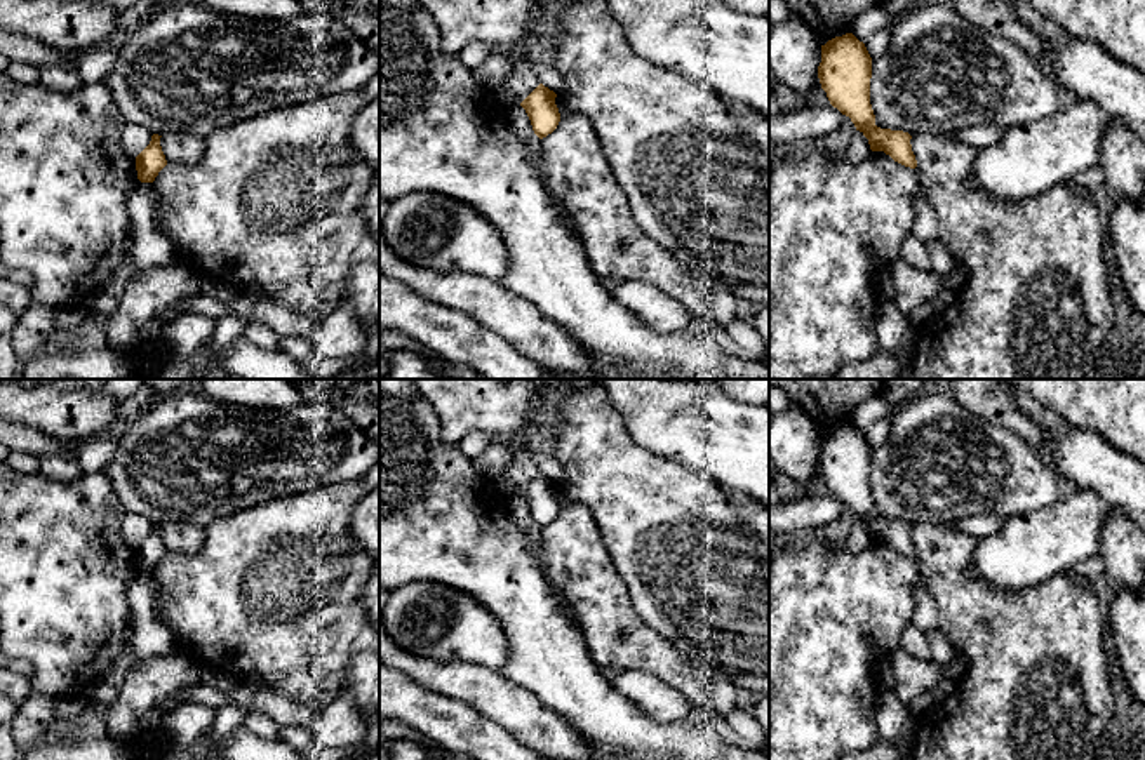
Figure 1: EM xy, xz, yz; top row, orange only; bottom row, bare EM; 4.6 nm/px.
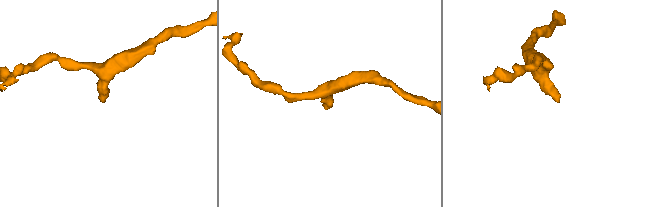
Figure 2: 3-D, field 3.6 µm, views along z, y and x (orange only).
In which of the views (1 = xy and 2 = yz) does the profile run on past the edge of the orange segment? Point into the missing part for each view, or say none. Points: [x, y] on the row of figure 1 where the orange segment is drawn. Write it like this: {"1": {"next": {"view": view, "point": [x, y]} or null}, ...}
{"1": {"next": null}, "2": {"next": null}}

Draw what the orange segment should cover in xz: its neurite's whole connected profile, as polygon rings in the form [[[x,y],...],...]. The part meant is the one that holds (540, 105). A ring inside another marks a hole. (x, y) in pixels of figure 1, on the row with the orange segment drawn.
[[[539,83],[522,103],[520,106],[526,110],[534,134],[543,139],[552,134],[559,122],[560,113],[555,104],[557,94]]]

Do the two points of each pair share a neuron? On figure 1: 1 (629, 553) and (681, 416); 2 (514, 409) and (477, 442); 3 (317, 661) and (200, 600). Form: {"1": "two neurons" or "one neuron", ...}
{"1": "two neurons", "2": "two neurons", "3": "one neuron"}

